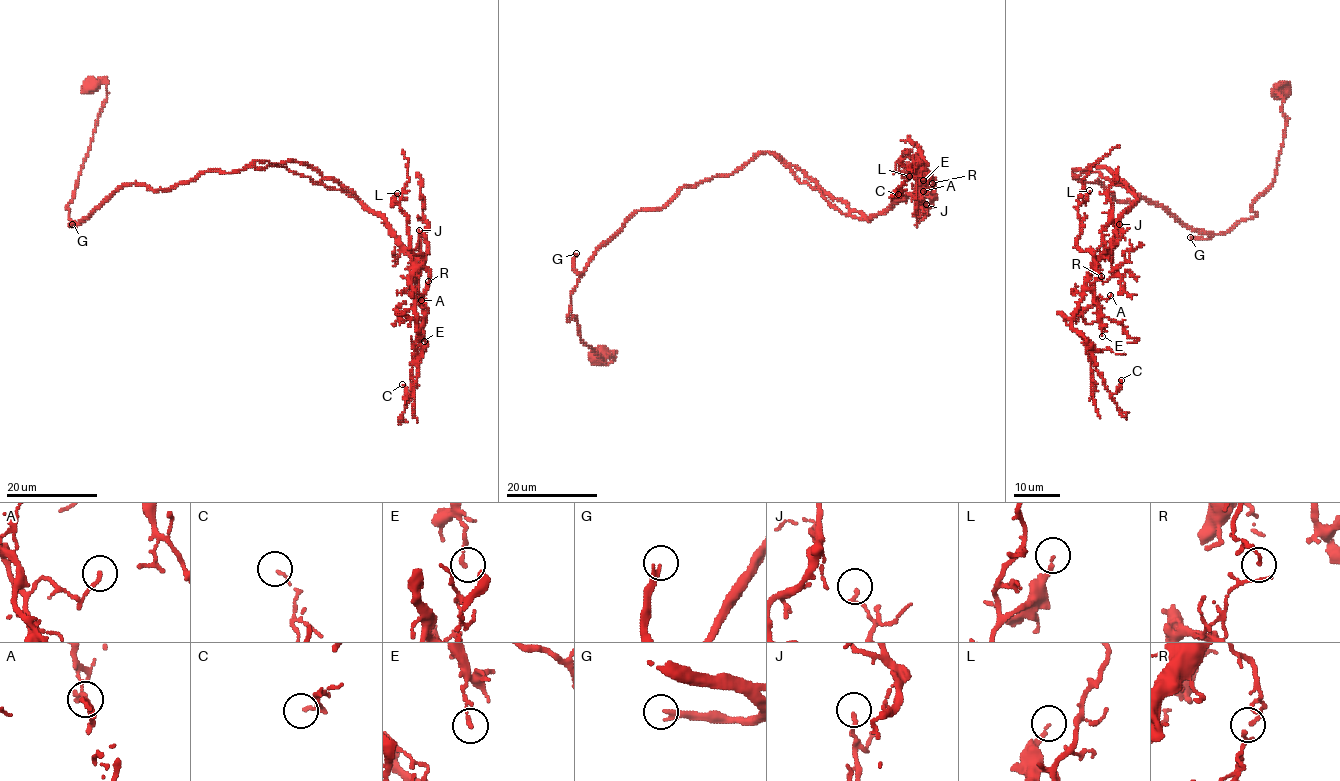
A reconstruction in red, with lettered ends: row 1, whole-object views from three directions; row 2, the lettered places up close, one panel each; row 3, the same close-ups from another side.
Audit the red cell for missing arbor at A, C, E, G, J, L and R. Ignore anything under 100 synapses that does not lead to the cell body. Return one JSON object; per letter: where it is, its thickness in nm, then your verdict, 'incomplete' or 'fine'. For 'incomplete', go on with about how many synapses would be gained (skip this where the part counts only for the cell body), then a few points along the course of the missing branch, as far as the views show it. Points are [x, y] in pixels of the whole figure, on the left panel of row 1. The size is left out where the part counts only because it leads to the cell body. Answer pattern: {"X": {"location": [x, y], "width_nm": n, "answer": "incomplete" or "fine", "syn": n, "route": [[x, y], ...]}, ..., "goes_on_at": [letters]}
{"A": {"location": [421, 300], "width_nm": 140, "answer": "fine"}, "C": {"location": [402, 384], "width_nm": 110, "answer": "fine"}, "E": {"location": [424, 341], "width_nm": 170, "answer": "fine"}, "G": {"location": [72, 224], "width_nm": 240, "answer": "incomplete", "syn": 250, "route": [[72, 224], [68, 210], [77, 213], [83, 223], [82, 214], [66, 214], [61, 218], [64, 230]]}, "J": {"location": [419, 230], "width_nm": 160, "answer": "fine"}, "L": {"location": [397, 193], "width_nm": 150, "answer": "fine"}, "R": {"location": [428, 281], "width_nm": 110, "answer": "fine"}, "goes_on_at": ["G"]}

